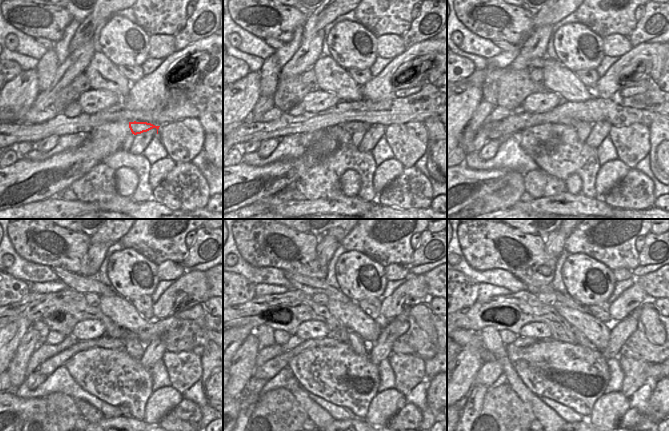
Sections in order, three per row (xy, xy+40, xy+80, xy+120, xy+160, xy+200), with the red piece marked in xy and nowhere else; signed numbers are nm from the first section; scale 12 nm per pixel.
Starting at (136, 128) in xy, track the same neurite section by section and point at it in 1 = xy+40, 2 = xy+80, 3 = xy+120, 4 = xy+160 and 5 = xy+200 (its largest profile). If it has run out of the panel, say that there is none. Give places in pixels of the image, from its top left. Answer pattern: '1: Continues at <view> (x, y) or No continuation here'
1: Continues at xy+40 (351, 127)
2: Continues at xy+80 (567, 121)
3: Continues at xy+120 (50, 365)
4: Continues at xy+160 (271, 368)
5: Continues at xy+200 (489, 372)

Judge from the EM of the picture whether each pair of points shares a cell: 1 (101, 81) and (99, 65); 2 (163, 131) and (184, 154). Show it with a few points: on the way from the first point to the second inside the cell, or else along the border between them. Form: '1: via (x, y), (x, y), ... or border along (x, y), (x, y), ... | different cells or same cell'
1: via (101, 77), (97, 73), (99, 69) | same cell
2: via (169, 137), (180, 148) | same cell

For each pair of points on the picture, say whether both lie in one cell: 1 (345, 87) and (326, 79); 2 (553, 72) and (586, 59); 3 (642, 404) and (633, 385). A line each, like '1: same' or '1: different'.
1: same
2: different
3: different

